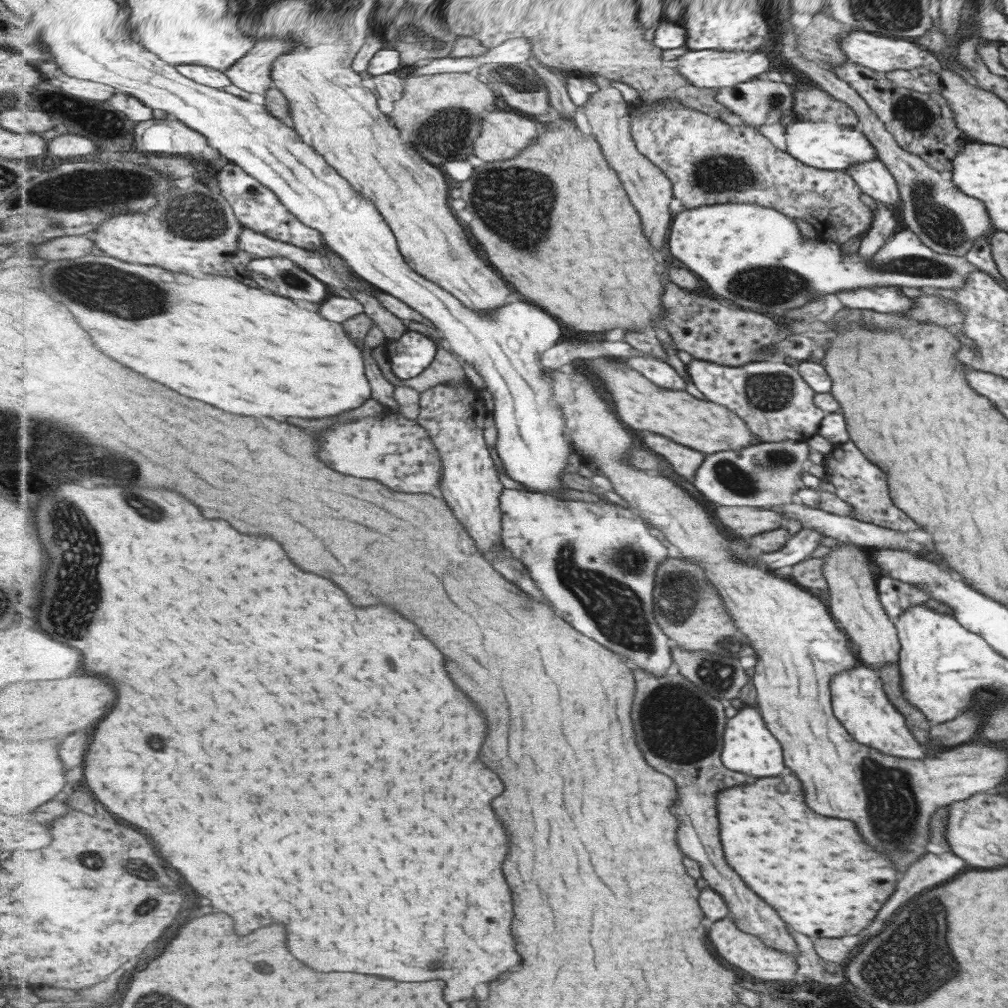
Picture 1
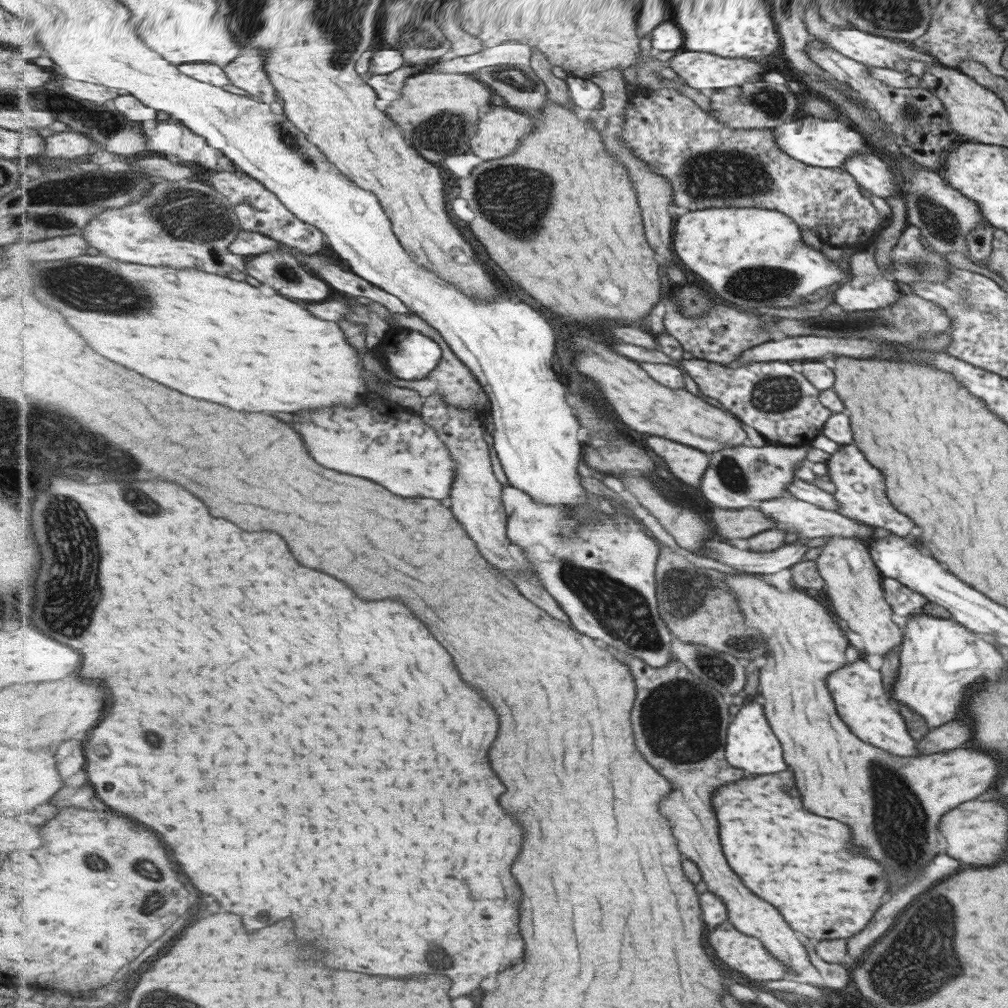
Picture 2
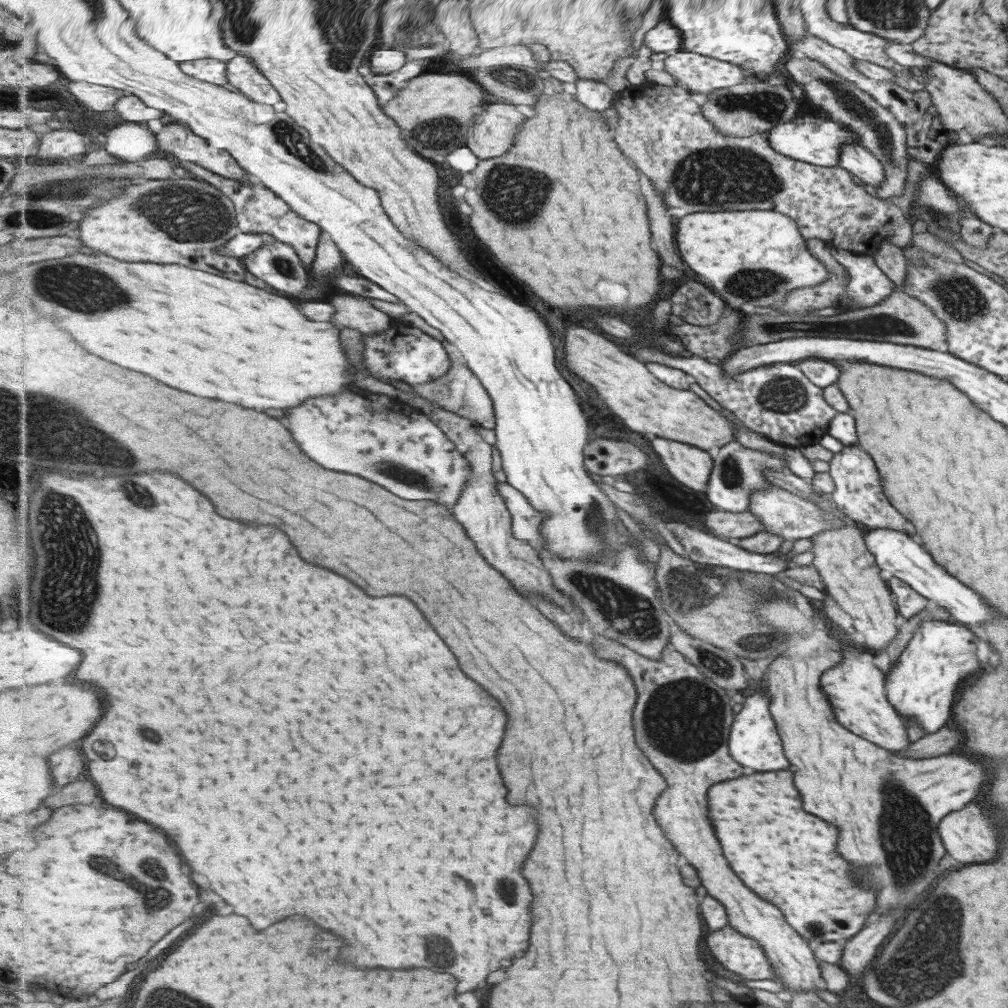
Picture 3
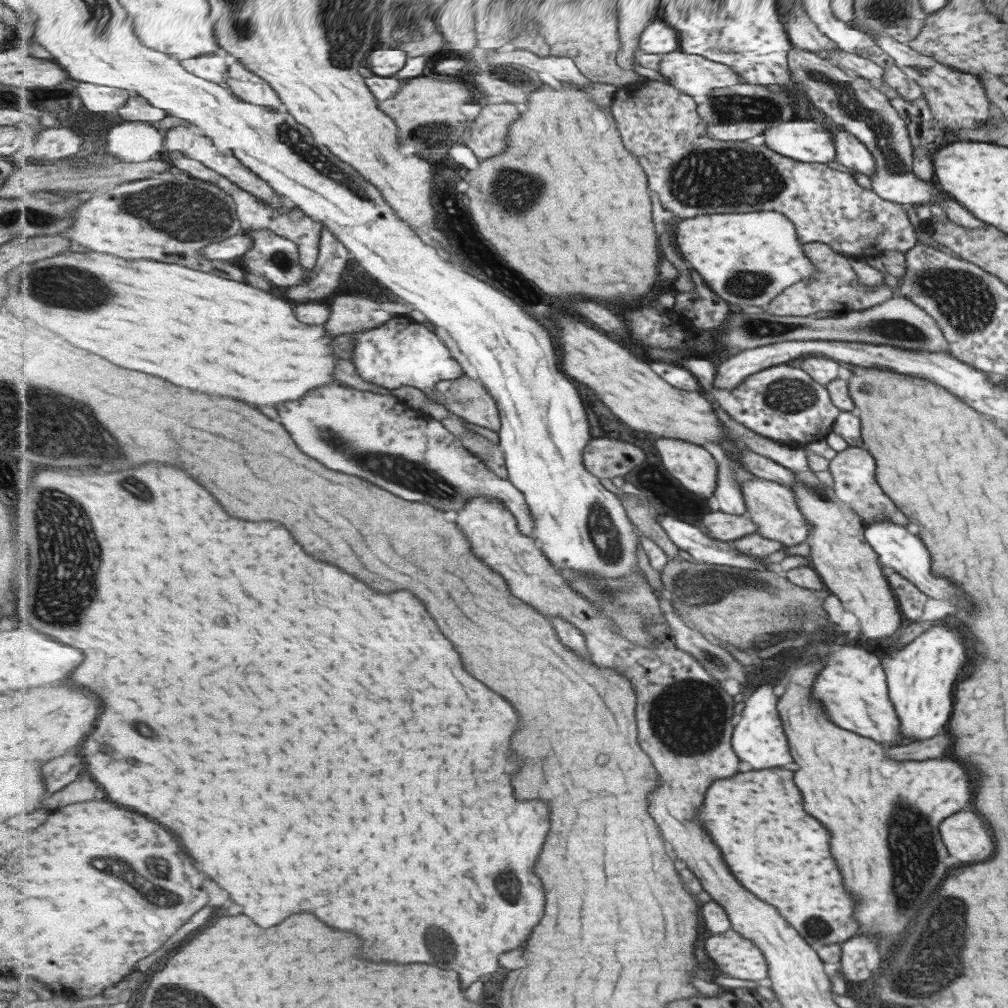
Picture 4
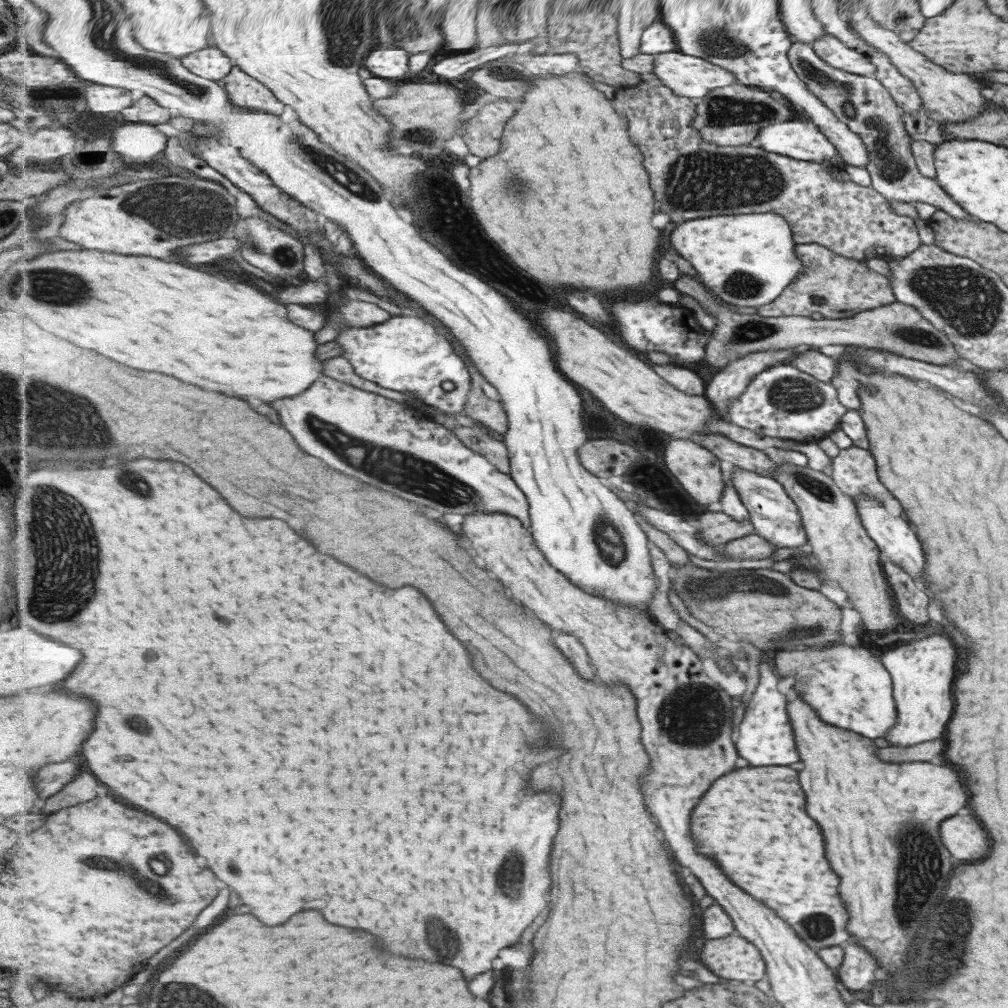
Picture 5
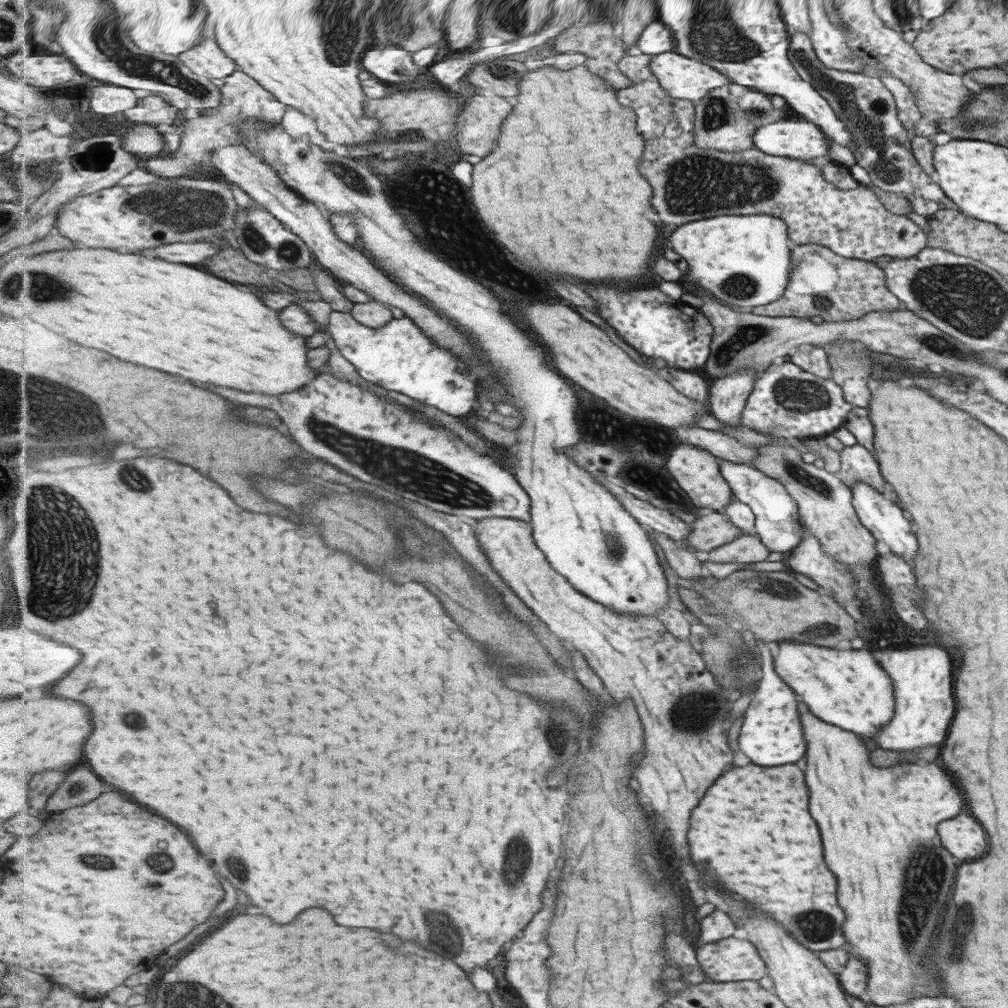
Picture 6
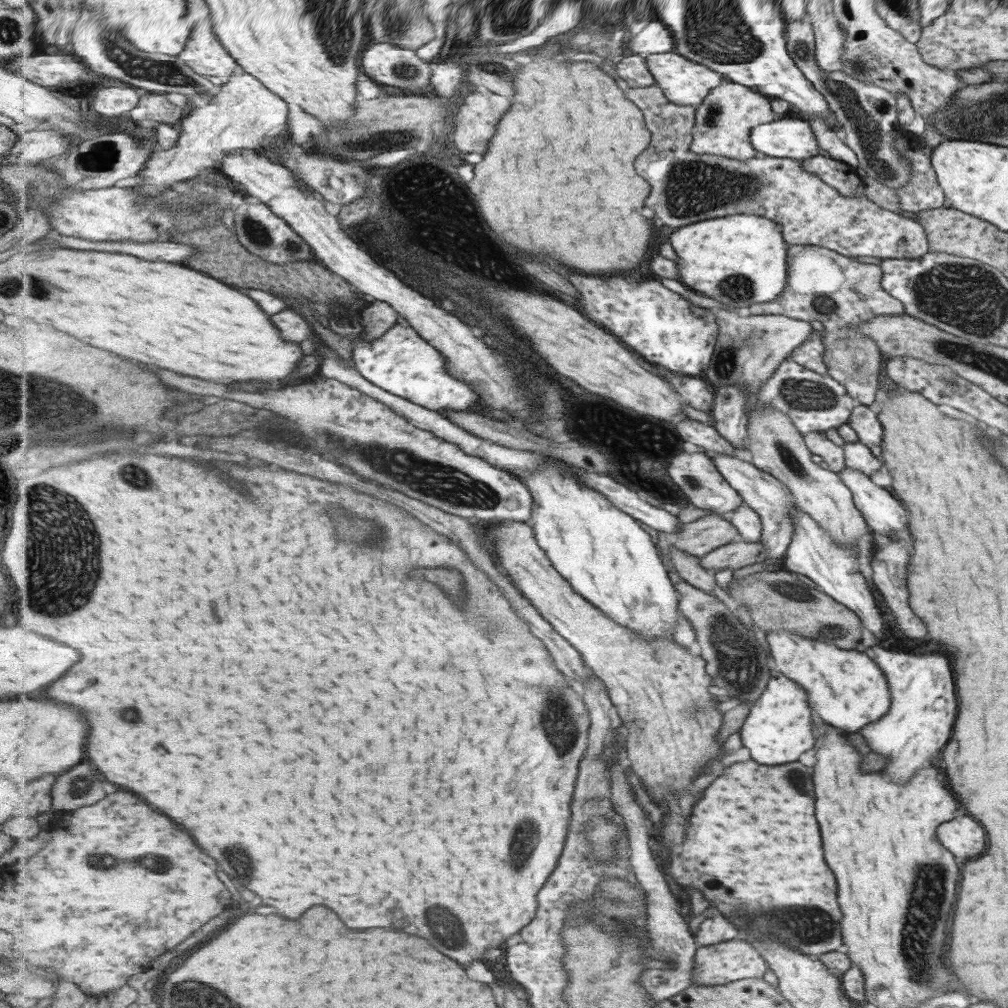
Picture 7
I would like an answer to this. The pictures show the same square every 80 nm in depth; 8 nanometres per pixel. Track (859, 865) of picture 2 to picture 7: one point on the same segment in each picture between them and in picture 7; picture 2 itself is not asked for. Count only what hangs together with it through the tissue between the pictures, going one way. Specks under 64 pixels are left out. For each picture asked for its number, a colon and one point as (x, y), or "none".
3: (785, 854)
4: (773, 848)
5: (754, 822)
6: (752, 833)
7: (751, 844)

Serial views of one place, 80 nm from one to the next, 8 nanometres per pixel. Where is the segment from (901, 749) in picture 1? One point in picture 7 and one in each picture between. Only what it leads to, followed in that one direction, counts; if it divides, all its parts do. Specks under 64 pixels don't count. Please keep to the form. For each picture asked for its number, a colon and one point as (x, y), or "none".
2: (862, 703)
3: (858, 696)
4: (851, 688)
5: (849, 687)
6: (847, 688)
7: (846, 689)

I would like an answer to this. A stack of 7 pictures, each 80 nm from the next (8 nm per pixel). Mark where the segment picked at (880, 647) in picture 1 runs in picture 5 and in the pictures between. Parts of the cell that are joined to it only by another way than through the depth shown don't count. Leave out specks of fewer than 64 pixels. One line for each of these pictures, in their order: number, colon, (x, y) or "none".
2: (851, 581)
3: (848, 571)
4: (845, 562)
5: (846, 554)

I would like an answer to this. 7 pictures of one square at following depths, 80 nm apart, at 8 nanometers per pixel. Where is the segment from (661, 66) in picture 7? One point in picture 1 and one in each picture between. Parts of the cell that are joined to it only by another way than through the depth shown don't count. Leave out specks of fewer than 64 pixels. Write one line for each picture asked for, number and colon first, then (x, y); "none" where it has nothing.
1: (715, 69)
2: (703, 71)
3: (699, 74)
4: (693, 75)
5: (689, 76)
6: (684, 78)

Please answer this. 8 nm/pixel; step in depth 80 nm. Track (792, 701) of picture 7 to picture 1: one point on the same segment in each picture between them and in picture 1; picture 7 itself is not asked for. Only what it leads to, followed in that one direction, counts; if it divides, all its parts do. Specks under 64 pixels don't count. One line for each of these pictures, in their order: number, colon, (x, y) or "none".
1: (749, 748)
2: (750, 745)
3: (754, 742)
4: (759, 739)
5: (765, 737)
6: (770, 735)

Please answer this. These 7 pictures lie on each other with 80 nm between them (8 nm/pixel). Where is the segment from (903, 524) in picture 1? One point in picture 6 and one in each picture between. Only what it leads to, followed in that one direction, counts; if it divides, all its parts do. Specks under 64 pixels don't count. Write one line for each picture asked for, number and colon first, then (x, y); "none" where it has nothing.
2: (860, 488)
3: (858, 494)
4: (854, 471)
5: (853, 469)
6: (857, 463)

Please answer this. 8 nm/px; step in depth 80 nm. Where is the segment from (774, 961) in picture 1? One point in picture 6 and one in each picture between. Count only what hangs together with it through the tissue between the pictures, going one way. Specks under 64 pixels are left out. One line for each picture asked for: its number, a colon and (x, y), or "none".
2: (745, 954)
3: (742, 955)
4: (734, 955)
5: (733, 958)
6: (727, 960)

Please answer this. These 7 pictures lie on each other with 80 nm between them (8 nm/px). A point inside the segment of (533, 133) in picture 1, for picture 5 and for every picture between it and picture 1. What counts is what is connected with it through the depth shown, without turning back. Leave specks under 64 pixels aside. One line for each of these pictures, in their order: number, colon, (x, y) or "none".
2: (499, 132)
3: (494, 134)
4: (488, 134)
5: (484, 127)

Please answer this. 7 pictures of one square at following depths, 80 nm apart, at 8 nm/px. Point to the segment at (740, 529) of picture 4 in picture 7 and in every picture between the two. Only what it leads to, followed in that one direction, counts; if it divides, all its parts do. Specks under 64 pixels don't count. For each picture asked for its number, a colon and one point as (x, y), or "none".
5: (715, 528)
6: (713, 530)
7: (699, 537)

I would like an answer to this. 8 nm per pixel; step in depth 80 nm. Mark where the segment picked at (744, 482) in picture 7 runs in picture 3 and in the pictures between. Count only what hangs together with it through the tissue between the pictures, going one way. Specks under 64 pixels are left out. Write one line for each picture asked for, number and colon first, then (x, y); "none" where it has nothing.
3: (783, 513)
4: (772, 507)
5: (774, 516)
6: (777, 525)

